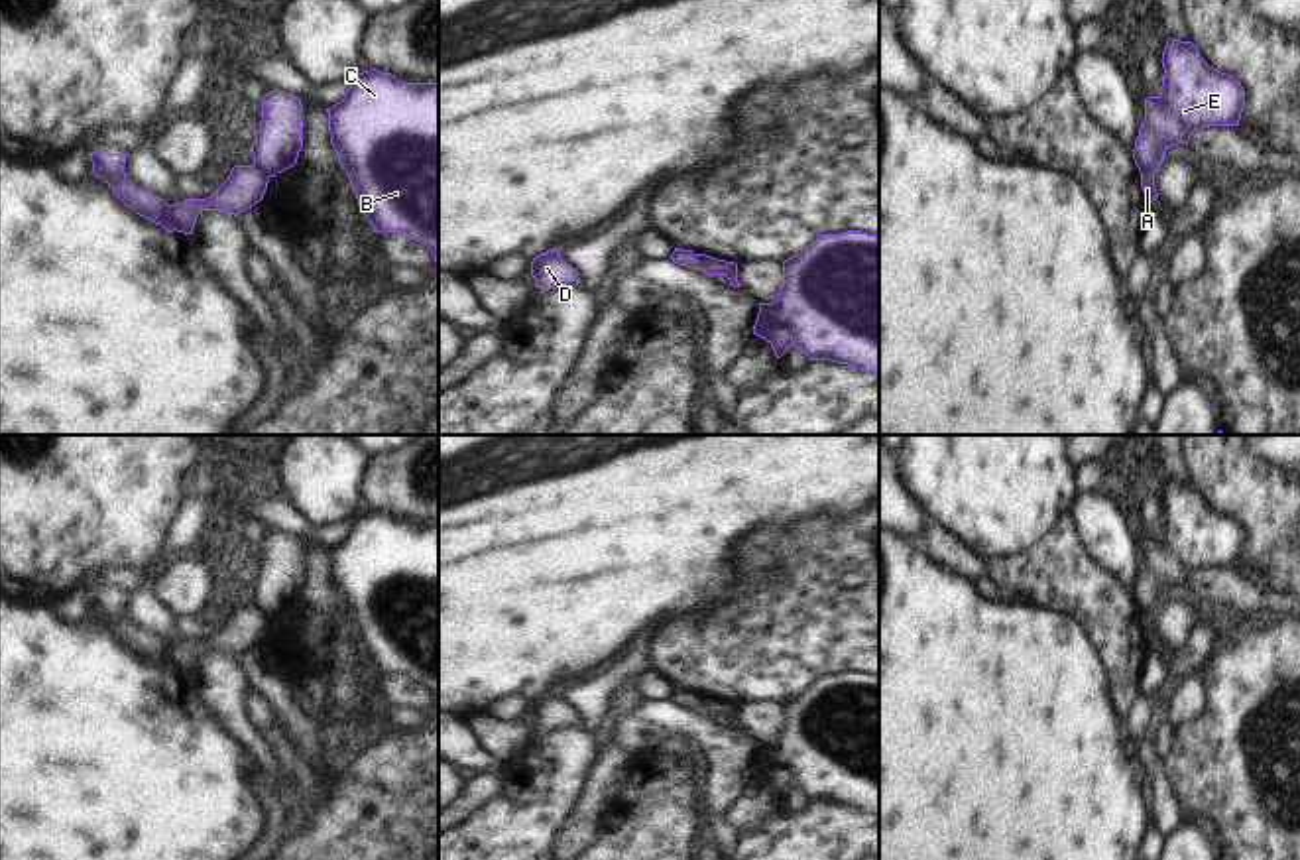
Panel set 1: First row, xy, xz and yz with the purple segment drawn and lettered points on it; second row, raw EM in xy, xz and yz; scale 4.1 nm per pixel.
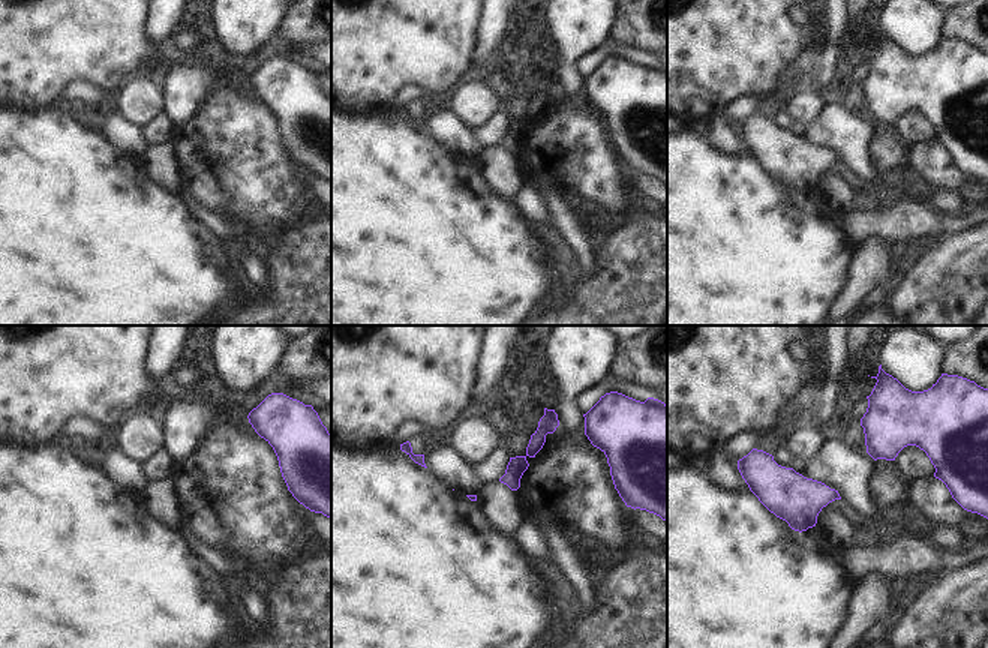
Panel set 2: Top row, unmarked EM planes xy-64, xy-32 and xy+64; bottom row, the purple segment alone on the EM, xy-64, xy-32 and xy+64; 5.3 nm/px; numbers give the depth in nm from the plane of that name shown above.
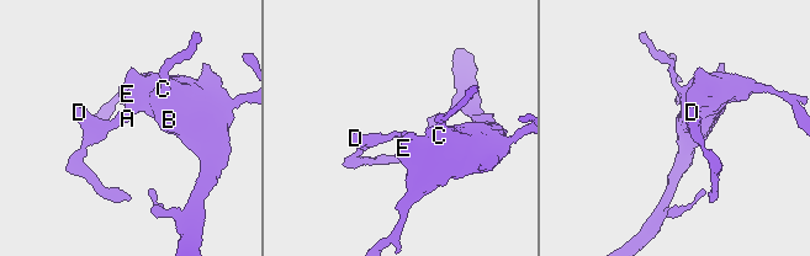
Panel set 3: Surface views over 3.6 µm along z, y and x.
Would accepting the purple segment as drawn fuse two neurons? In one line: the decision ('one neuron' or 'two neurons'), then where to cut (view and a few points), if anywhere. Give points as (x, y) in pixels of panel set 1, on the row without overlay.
two neurons; cut in xy along (254, 605), (268, 618)

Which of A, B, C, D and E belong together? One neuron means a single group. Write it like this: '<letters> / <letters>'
A D / B C E

